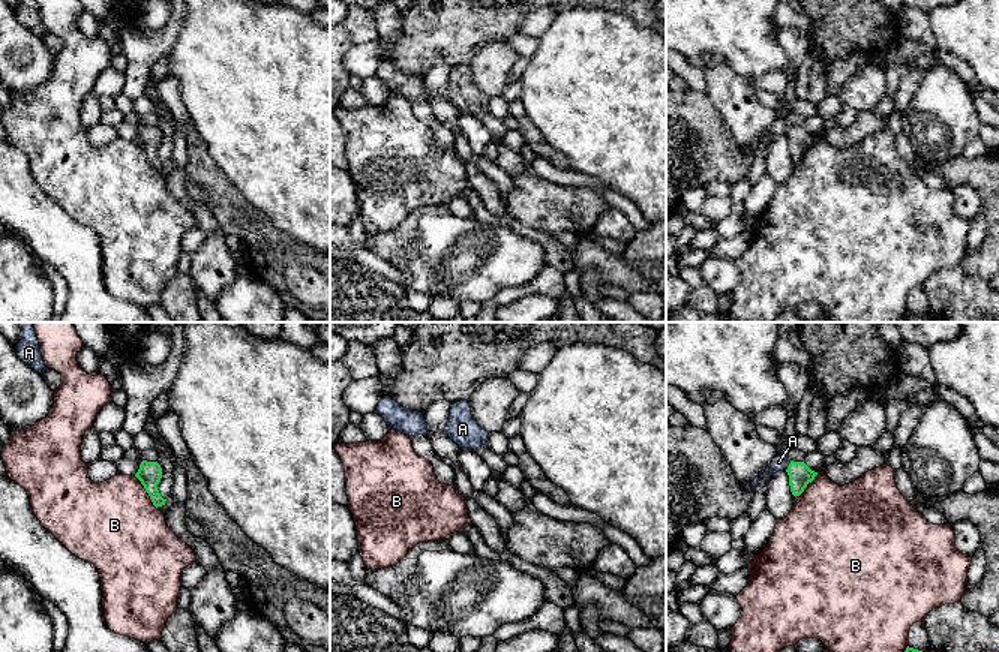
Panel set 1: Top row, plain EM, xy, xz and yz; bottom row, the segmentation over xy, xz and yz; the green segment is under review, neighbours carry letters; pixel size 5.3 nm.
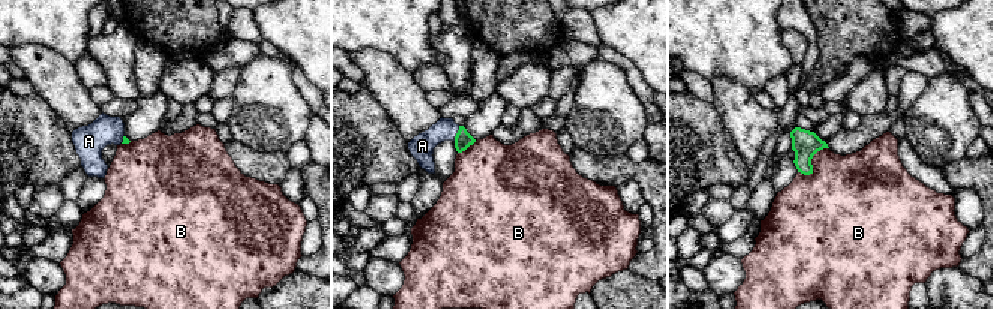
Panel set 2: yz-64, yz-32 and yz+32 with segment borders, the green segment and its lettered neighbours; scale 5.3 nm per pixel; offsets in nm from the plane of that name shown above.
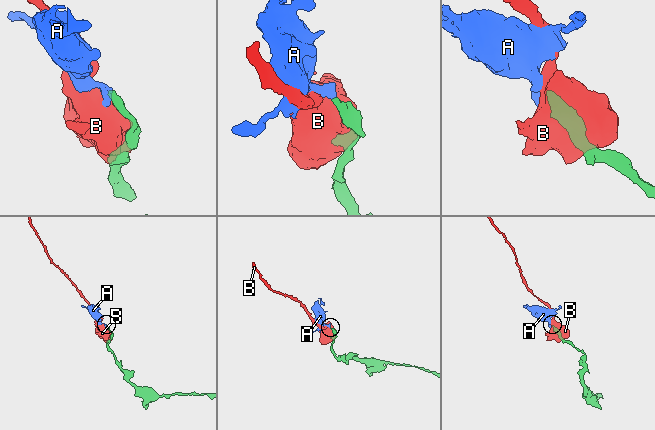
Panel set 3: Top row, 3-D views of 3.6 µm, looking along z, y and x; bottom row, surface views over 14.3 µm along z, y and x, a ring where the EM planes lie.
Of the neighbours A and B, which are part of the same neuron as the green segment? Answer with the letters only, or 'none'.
A

